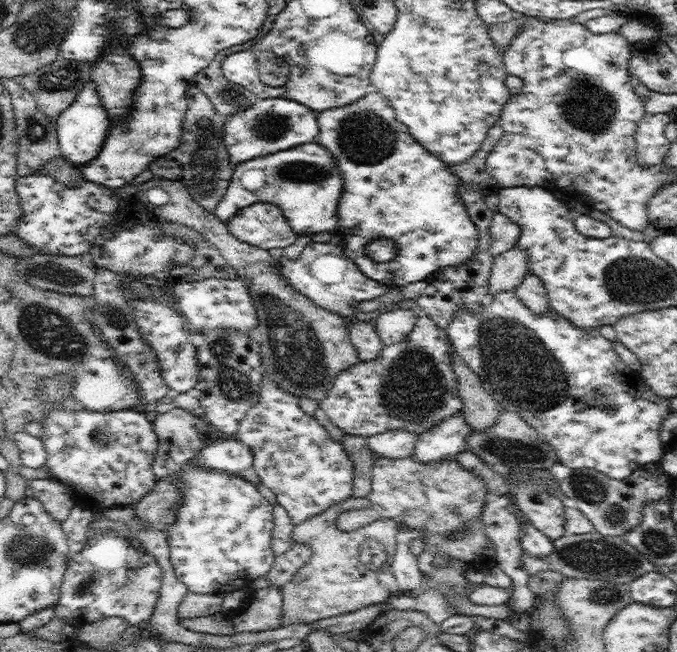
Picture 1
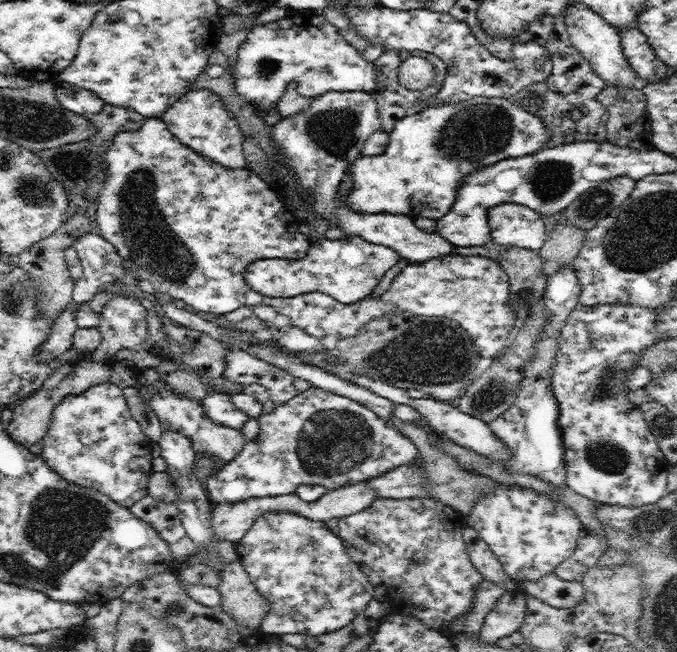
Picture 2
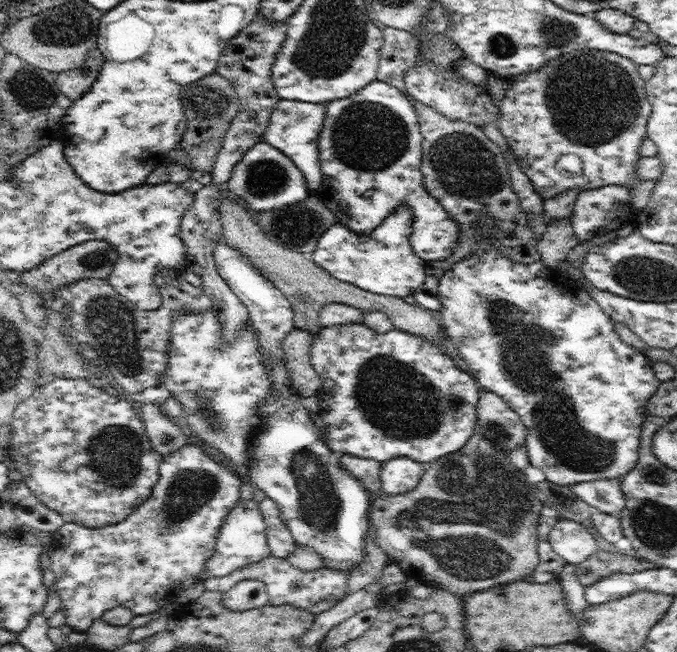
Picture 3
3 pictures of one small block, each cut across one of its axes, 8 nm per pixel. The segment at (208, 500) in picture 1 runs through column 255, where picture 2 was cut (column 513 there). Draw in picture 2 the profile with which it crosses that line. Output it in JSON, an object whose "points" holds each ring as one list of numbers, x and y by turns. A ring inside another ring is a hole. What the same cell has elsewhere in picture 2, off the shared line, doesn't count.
{"points":[[502,485,477,501,472,512,465,516,467,527,480,534,498,557,508,577,519,586,553,574,556,566,576,550,577,540,584,533,574,510,550,495,531,489]]}

